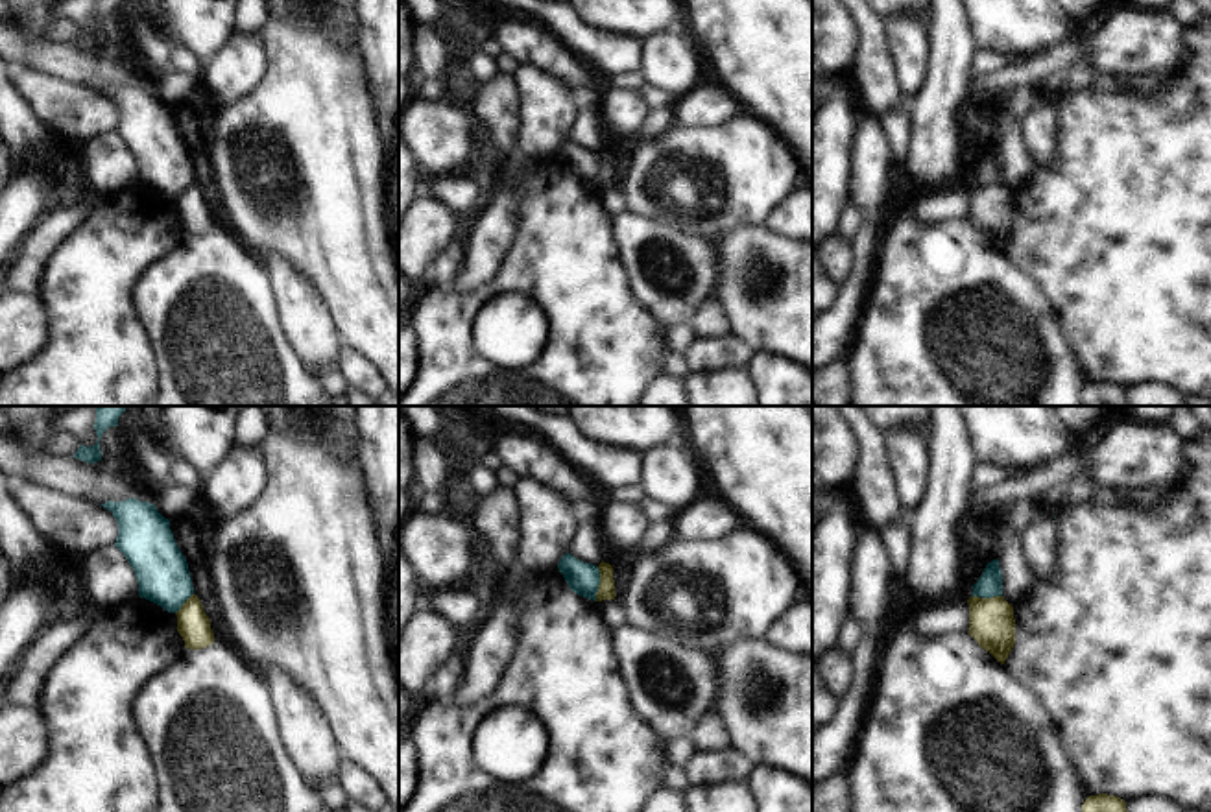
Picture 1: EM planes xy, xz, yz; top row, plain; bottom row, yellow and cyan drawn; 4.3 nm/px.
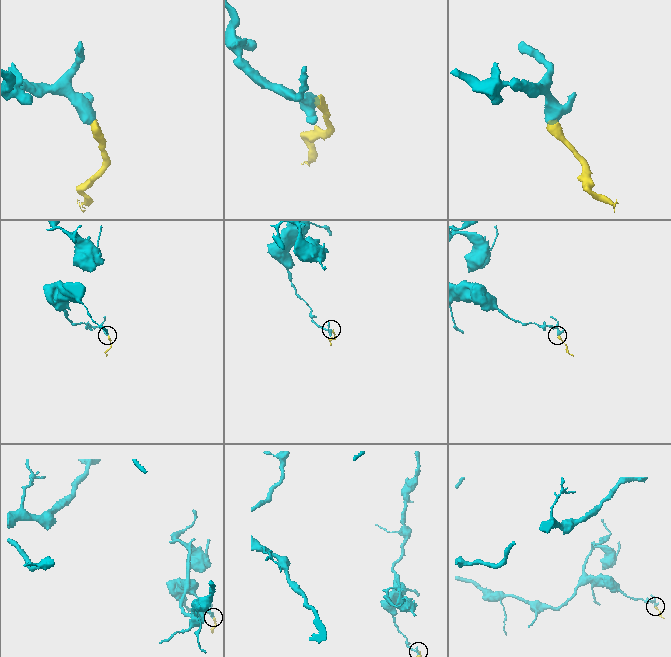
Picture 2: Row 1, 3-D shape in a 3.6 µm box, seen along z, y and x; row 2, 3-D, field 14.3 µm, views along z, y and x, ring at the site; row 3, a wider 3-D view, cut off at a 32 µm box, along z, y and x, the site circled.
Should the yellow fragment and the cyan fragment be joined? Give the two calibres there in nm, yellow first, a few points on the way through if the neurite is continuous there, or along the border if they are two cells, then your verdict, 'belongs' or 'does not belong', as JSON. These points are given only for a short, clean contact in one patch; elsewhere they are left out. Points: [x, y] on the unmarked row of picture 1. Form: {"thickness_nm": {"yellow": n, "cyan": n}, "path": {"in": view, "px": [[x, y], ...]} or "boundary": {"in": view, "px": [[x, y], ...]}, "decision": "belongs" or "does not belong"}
{"thickness_nm": {"yellow": 80, "cyan": 140}, "boundary": {"in": "xz", "px": [[599, 154], [595, 187]]}, "decision": "does not belong"}

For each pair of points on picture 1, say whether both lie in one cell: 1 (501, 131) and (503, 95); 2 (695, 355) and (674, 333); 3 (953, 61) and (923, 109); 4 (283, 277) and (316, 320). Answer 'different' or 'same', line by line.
1: same
2: different
3: same
4: same

